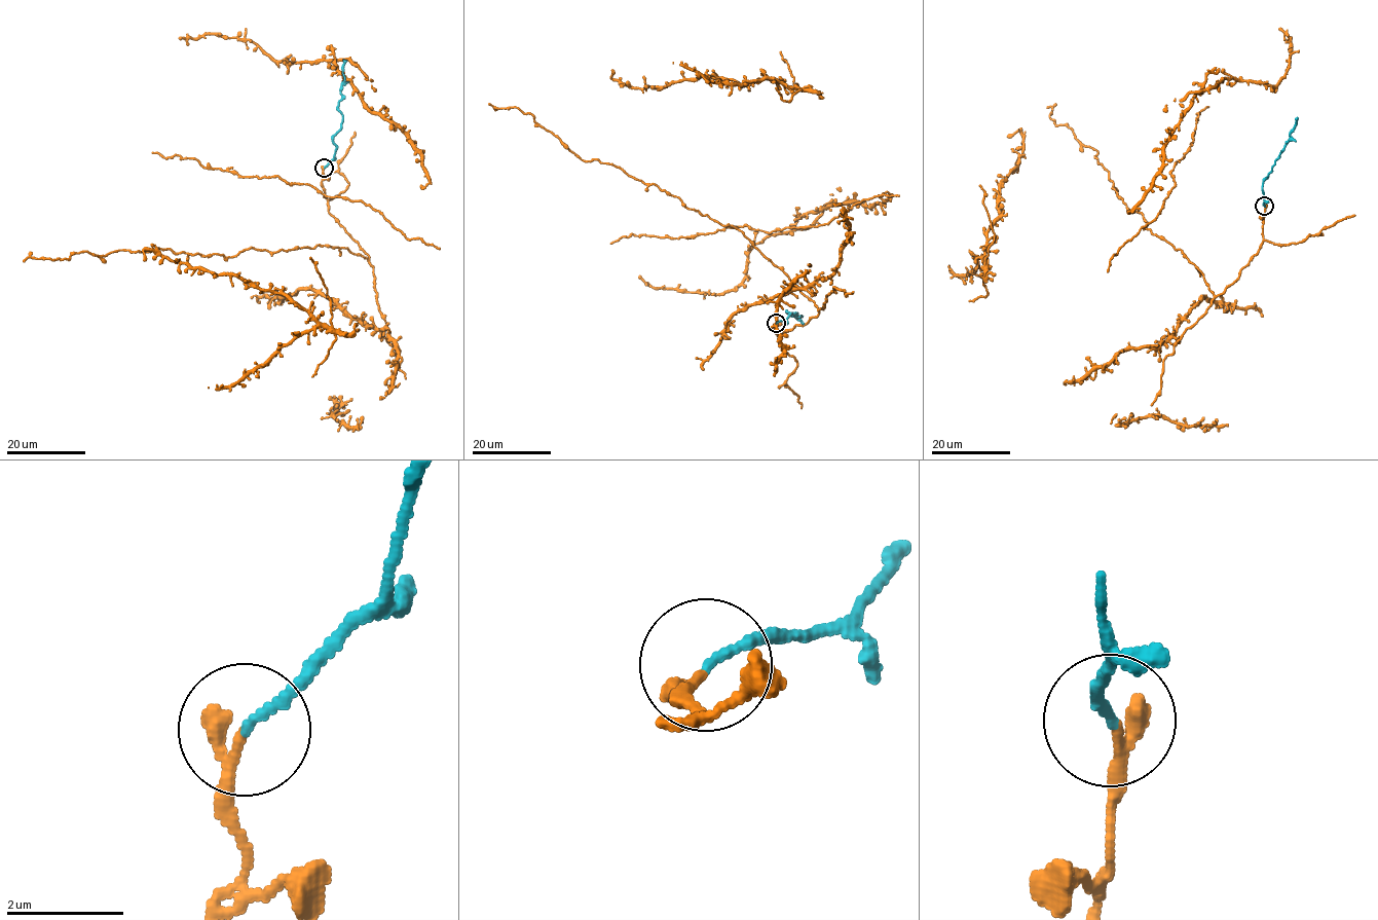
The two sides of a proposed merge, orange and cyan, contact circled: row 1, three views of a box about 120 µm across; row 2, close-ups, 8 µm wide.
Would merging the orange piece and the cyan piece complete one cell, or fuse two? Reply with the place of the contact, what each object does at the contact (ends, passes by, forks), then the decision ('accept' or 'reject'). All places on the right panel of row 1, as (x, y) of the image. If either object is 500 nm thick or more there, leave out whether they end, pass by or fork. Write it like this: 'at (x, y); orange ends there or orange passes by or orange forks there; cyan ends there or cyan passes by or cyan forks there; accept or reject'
at (1264, 206); orange passes by; cyan ends there; accept

